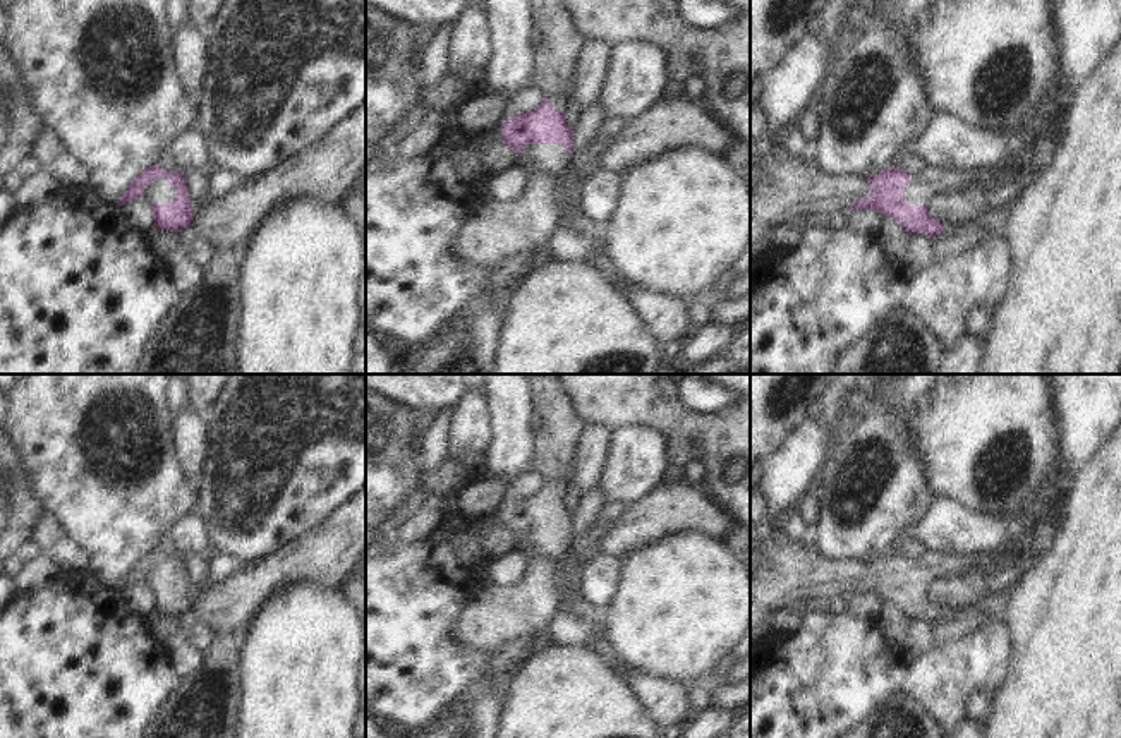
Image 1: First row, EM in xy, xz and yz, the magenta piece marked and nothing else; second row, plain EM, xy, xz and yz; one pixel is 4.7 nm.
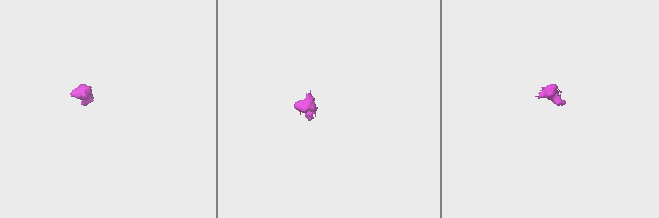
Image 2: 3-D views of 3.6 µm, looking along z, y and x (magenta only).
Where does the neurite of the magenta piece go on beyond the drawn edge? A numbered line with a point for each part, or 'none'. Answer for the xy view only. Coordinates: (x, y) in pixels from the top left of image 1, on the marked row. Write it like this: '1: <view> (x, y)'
1: xy (160, 193).

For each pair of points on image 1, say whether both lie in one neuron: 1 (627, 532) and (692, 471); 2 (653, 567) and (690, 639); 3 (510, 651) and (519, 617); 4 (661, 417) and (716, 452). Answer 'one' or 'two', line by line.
1: two
2: one
3: two
4: one

